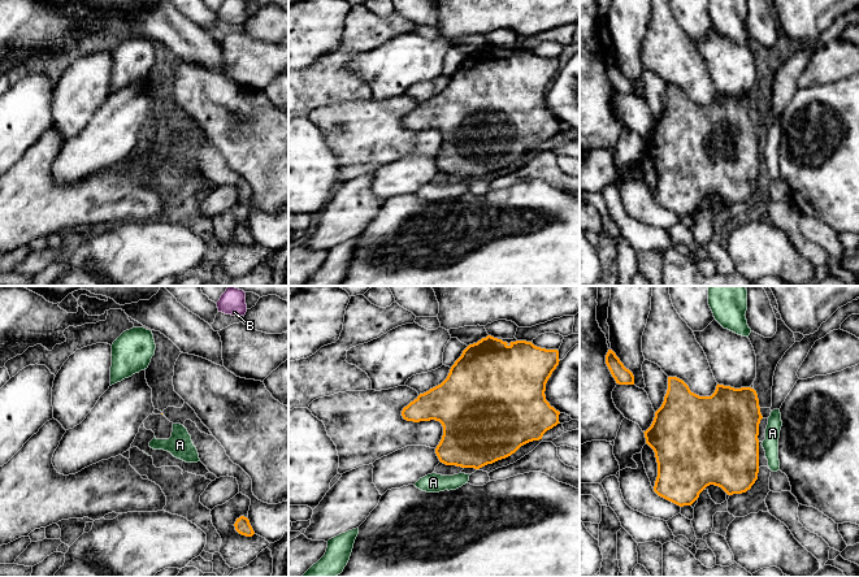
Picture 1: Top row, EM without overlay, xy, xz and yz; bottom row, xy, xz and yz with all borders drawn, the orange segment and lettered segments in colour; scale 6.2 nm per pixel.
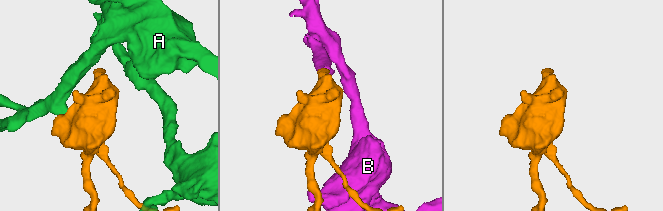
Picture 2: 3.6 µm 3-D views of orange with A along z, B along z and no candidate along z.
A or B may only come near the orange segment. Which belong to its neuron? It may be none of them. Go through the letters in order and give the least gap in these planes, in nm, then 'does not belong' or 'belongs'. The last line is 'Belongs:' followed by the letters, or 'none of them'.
A: gap 20 nm; does not belong
B: gap 700 nm; belongs
Belongs: B

